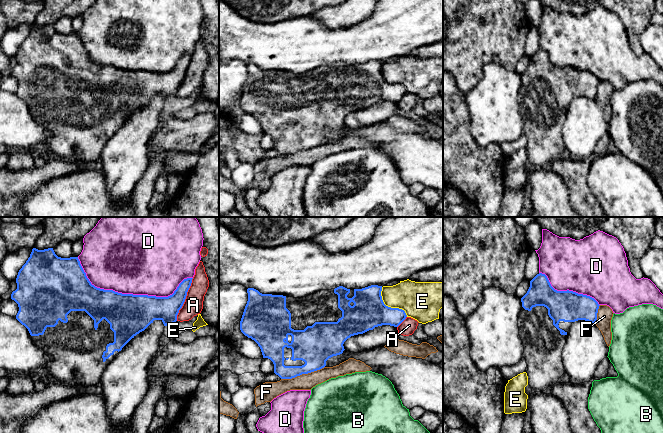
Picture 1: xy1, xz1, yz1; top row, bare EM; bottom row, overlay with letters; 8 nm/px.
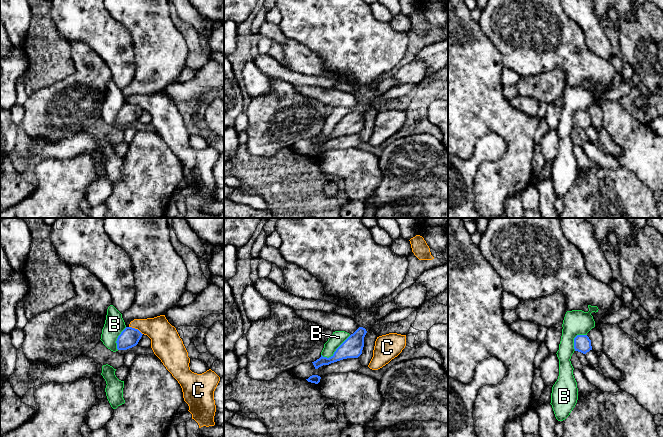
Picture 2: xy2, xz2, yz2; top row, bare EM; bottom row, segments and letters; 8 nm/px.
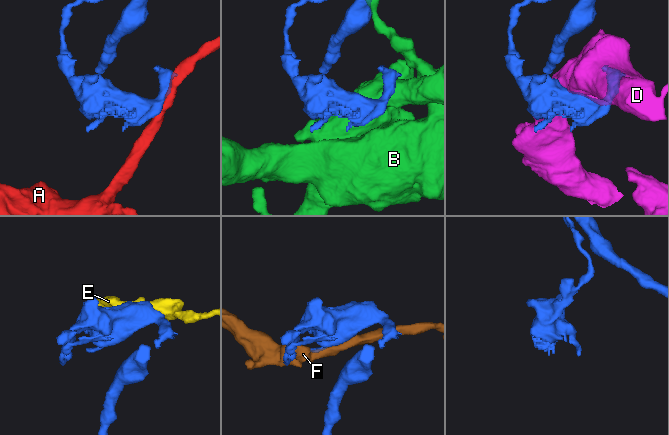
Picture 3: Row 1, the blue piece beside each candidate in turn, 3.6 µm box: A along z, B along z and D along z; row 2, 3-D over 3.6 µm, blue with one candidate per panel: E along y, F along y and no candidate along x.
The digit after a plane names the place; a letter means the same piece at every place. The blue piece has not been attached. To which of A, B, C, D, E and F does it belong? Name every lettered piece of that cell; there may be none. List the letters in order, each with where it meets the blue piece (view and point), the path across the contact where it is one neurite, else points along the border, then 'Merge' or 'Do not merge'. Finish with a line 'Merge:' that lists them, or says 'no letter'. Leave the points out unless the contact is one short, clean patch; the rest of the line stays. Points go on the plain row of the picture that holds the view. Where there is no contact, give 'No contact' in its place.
A: Touches blue at xy1 (185, 74). Boundary: xy1 (193, 54), (176, 96). Do not merge
B: Touches blue at xz2 (336, 126). Do not merge
C: Touches blue at xy2 (136, 105). Boundary: xy2 (129, 102), (137, 105), (142, 110). Do not merge
D: Touches blue at xy1 (130, 70). Do not merge
E: Touches blue at xz1 (389, 83). Do not merge
F: Touches blue at xz1 (302, 149). Do not merge
Merge: no letter

